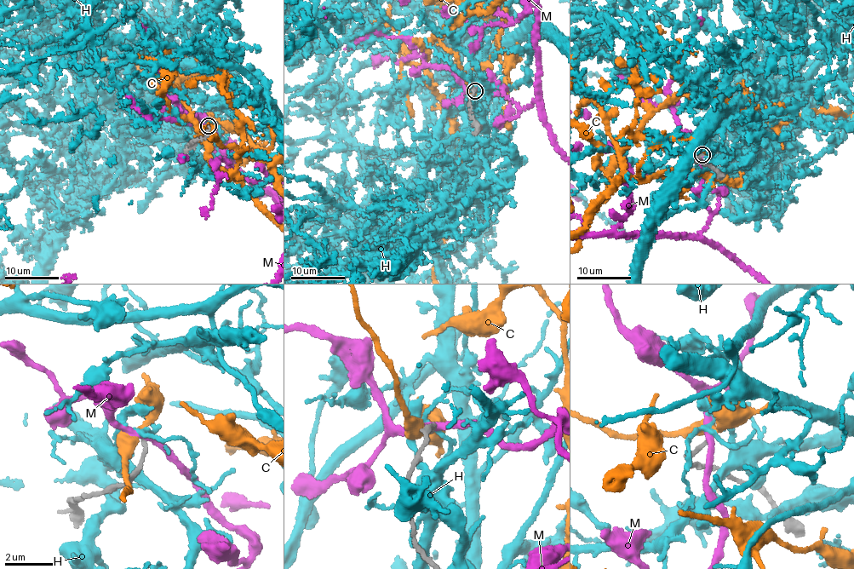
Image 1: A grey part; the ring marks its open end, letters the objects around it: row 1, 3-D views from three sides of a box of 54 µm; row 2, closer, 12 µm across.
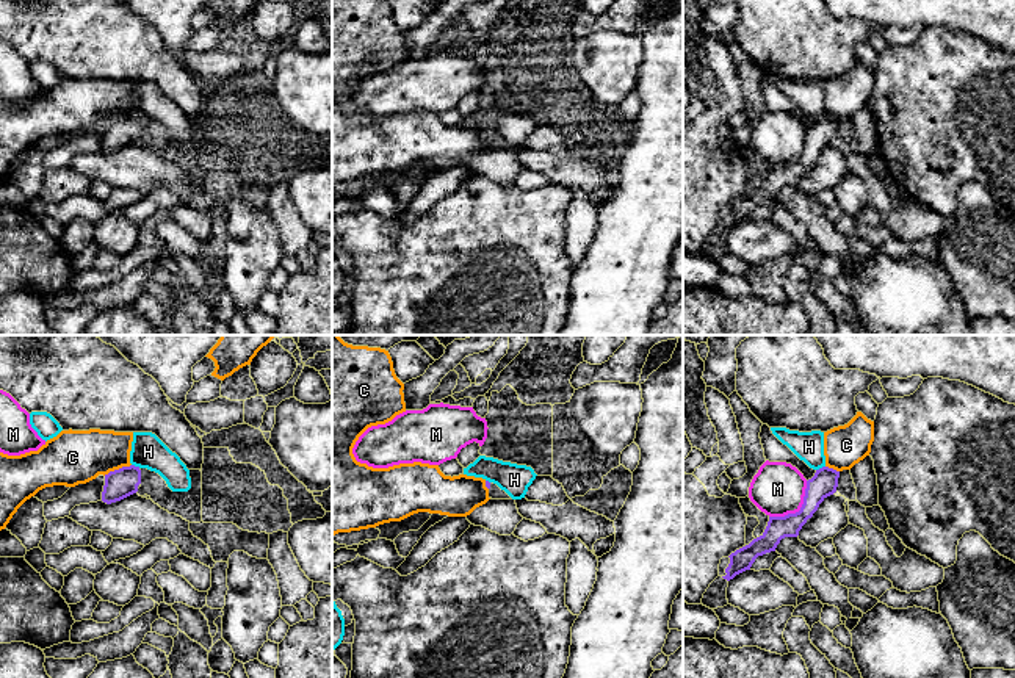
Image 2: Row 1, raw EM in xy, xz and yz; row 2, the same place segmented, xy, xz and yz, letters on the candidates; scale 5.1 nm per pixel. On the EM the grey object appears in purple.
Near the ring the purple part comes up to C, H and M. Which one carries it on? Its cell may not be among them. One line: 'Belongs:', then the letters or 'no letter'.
Belongs: no letter

